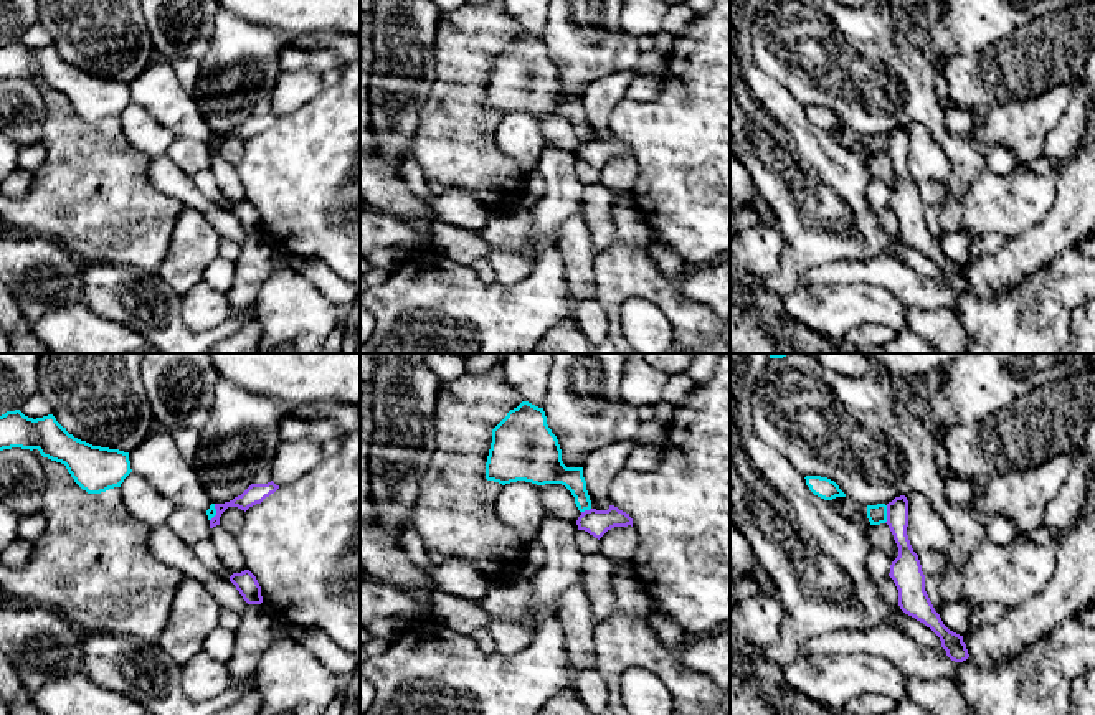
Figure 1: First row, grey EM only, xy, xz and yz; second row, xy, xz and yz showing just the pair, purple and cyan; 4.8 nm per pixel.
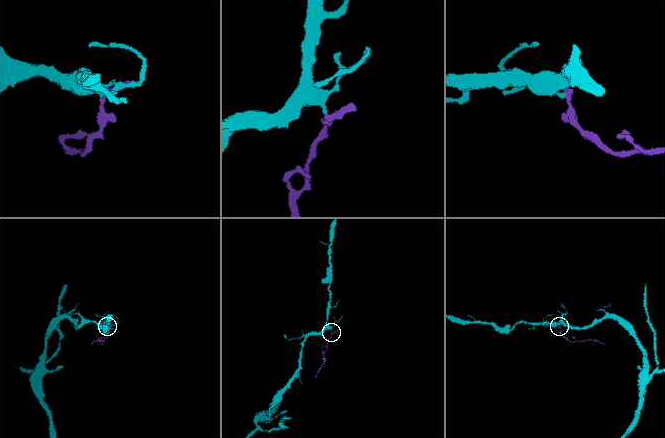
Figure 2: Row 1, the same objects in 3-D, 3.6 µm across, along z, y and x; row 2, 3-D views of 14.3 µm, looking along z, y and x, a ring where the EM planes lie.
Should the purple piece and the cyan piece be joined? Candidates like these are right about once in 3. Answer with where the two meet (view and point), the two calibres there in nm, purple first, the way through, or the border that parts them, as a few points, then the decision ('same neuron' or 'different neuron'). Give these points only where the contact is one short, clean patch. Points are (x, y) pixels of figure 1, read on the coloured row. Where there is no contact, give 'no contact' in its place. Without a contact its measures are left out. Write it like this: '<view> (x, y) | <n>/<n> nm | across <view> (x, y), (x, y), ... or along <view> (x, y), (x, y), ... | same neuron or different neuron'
yz (887, 514) | 110/100 nm | along yz (887, 506), (887, 519), (884, 522) | different neuron

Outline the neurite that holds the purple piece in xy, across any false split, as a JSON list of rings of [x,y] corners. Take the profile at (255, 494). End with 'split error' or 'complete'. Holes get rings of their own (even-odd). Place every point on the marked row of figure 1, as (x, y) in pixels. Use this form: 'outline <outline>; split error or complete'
outline [[[273,481],[268,484],[251,484],[241,495],[225,504],[215,504],[216,515],[210,520],[210,528],[220,525],[220,517],[228,507],[238,507],[248,510],[249,507],[261,504],[266,497],[279,489]]]; complete

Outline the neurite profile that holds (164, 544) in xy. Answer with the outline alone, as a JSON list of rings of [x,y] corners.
[[[168,525],[150,530],[149,550],[159,561],[203,583],[223,609],[241,614],[248,608],[236,586],[230,580],[211,573]]]

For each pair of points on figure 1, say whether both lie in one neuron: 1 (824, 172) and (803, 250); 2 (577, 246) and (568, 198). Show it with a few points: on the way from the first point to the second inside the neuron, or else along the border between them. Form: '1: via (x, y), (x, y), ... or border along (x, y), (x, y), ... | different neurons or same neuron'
1: via (829, 192), (823, 198), (818, 230) | same neuron
2: border along (575, 212), (559, 227), (555, 246) | different neurons

